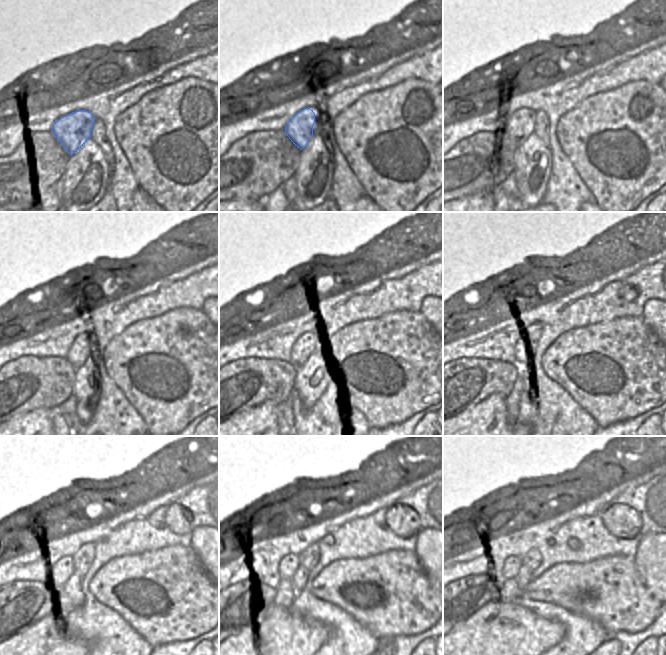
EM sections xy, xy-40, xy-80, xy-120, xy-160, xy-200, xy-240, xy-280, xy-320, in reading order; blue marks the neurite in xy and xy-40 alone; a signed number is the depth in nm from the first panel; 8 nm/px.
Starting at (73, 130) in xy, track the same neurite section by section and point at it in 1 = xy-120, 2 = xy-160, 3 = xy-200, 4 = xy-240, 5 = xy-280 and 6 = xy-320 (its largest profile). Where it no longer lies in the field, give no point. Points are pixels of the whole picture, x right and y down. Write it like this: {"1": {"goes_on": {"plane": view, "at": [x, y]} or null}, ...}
{"1": {"goes_on": {"plane": "xy-120", "at": [78, 351]}}, "2": {"goes_on": {"plane": "xy-160", "at": [303, 347]}}, "3": {"goes_on": {"plane": "xy-200", "at": [523, 355]}}, "4": {"goes_on": {"plane": "xy-240", "at": [66, 566]}}, "5": {"goes_on": {"plane": "xy-280", "at": [288, 566]}}, "6": {"goes_on": {"plane": "xy-320", "at": [510, 569]}}}

